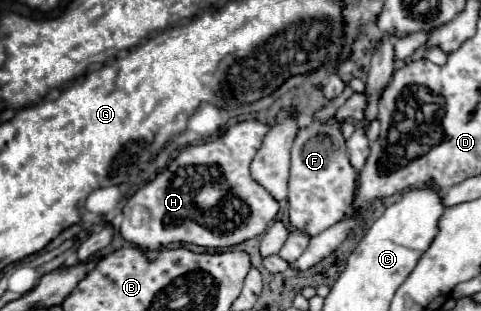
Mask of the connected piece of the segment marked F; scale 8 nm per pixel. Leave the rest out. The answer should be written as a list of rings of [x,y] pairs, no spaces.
[[[336,117],[328,121],[310,121],[302,127],[292,145],[288,211],[290,225],[306,235],[318,235],[340,221],[354,199],[354,167],[348,159],[342,123]]]

